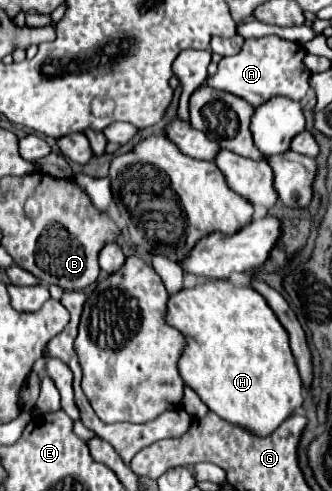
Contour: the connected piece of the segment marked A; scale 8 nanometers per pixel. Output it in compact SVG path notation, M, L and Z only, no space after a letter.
M262 36L250 38L244 42L242 50L234 56L226 56L218 62L218 72L206 78L206 84L214 90L230 92L242 96L252 106L262 106L270 98L286 96L300 102L308 92L308 78L310 70L304 66L306 50L292 40L280 36Z

